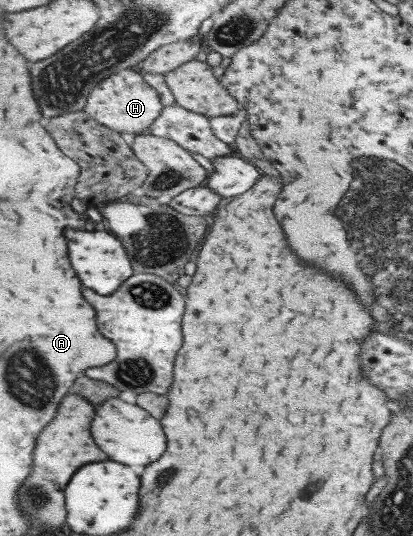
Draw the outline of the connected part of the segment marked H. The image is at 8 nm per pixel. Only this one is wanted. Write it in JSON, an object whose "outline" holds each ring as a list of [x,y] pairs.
{"outline":[[[127,68],[125,71],[113,72],[111,77],[107,76],[103,83],[95,86],[89,94],[85,110],[99,123],[113,130],[137,136],[161,116],[163,103],[159,99],[159,93],[143,79],[143,72],[139,68]]]}

